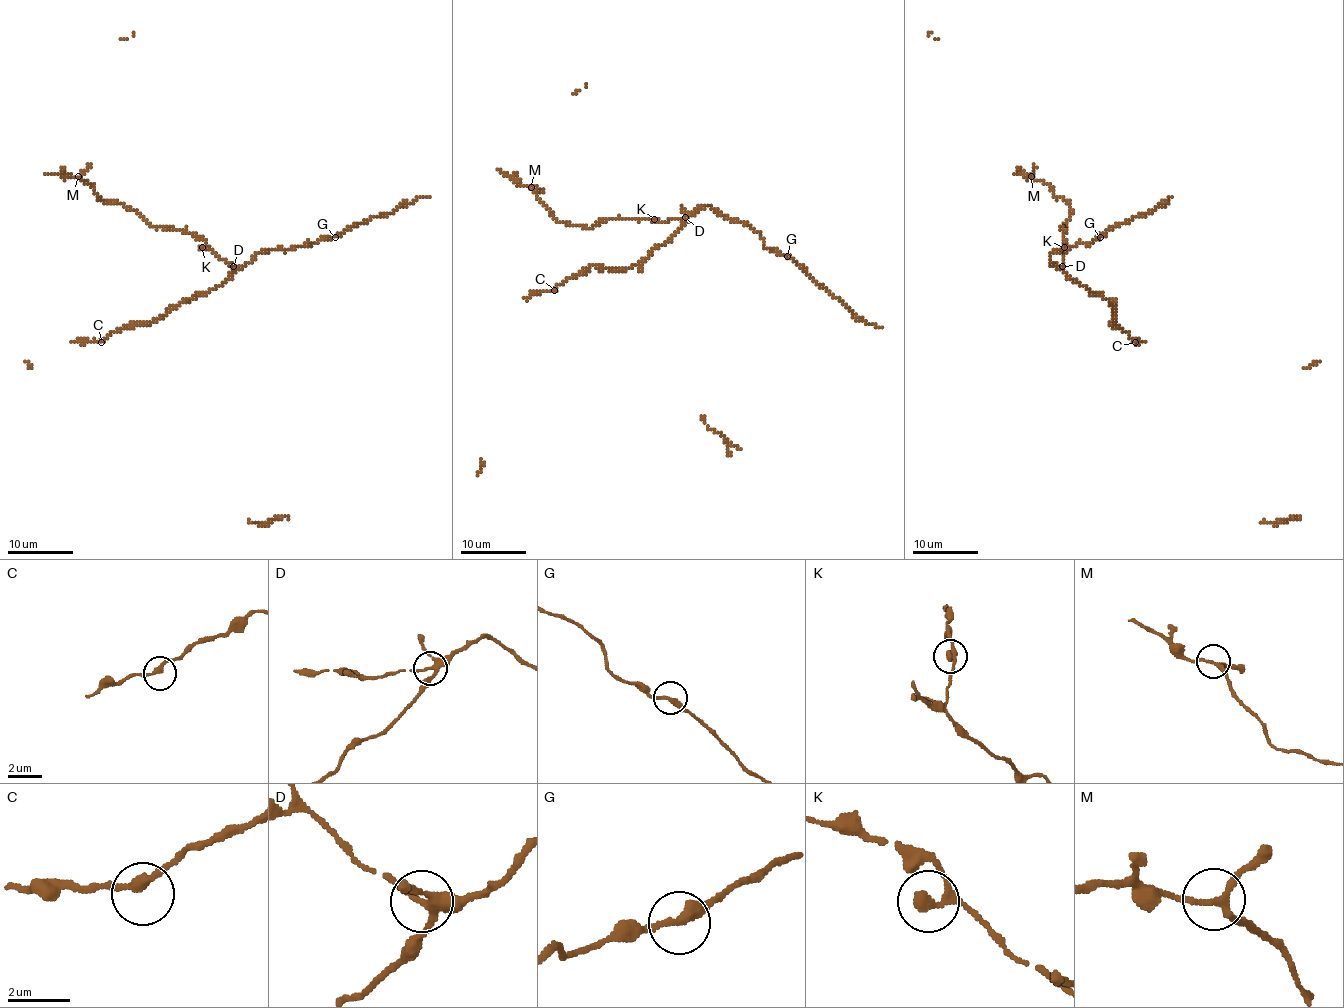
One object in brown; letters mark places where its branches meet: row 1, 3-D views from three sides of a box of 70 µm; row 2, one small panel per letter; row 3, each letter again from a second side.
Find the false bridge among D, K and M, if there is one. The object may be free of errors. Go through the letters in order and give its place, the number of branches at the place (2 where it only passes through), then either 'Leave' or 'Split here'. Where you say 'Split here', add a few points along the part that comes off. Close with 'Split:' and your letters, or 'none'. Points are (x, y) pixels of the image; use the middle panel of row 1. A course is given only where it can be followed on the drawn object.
D: Place: (685, 217). Branches: 4. Split here. Course of the part to remove: (685, 218), (709, 206), (753, 228), (766, 247), (781, 256), (789, 256), (855, 315), (881, 328)
K: Place: (654, 219). Branches: 2. Leave
M: Place: (531, 187). Branches: 3. Leave
Split: D

